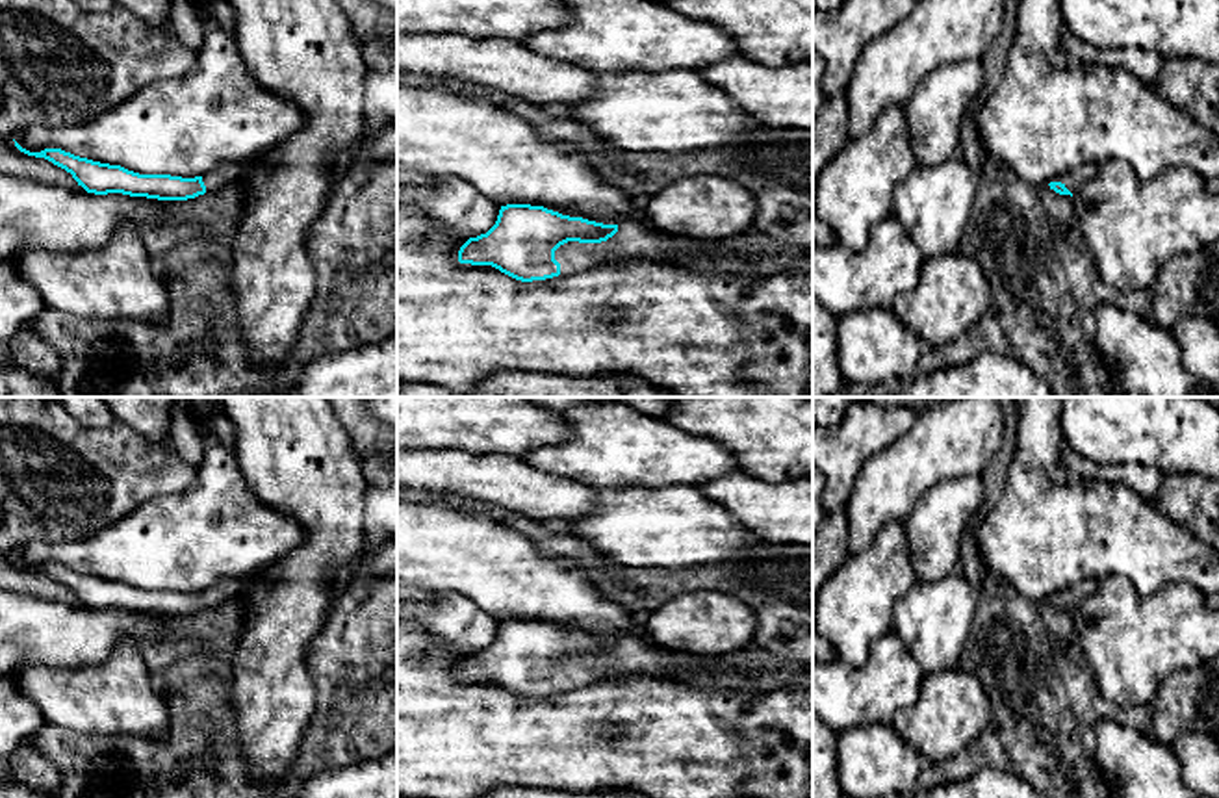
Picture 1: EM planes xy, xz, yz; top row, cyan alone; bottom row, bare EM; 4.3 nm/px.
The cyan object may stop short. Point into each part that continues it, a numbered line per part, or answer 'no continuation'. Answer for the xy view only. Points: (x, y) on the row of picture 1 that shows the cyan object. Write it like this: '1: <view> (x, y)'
1: xy (214, 180)

